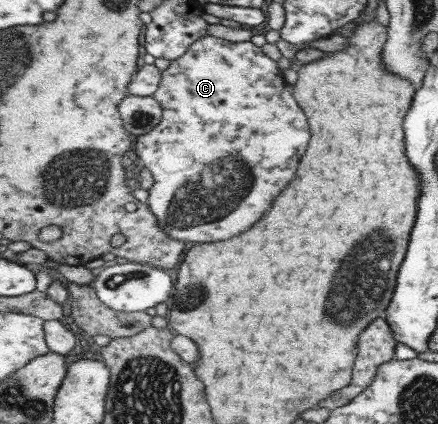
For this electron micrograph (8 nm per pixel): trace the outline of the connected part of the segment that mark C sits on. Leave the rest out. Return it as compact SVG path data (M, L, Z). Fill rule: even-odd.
M210 35L198 40L186 52L186 55L183 55L181 59L172 61L169 67L163 71L162 82L153 96L162 105L164 120L147 135L136 137L136 147L132 157L137 162L132 162L127 166L126 172L131 172L130 176L135 177L139 165L149 169L149 172L153 175L154 184L148 191L149 196L146 202L158 217L162 228L171 237L174 237L174 240L181 240L185 241L186 244L194 245L198 243L216 243L218 240L224 240L224 238L236 236L240 232L246 232L248 228L252 228L264 216L264 212L270 210L270 206L274 202L272 198L276 198L288 186L288 182L294 180L300 158L304 156L304 152L308 148L308 142L310 142L310 124L306 120L304 109L299 105L297 97L294 96L294 87L286 83L282 71L278 66L278 62L268 58L262 52L262 48L258 48L254 42L229 42L229 40Z

